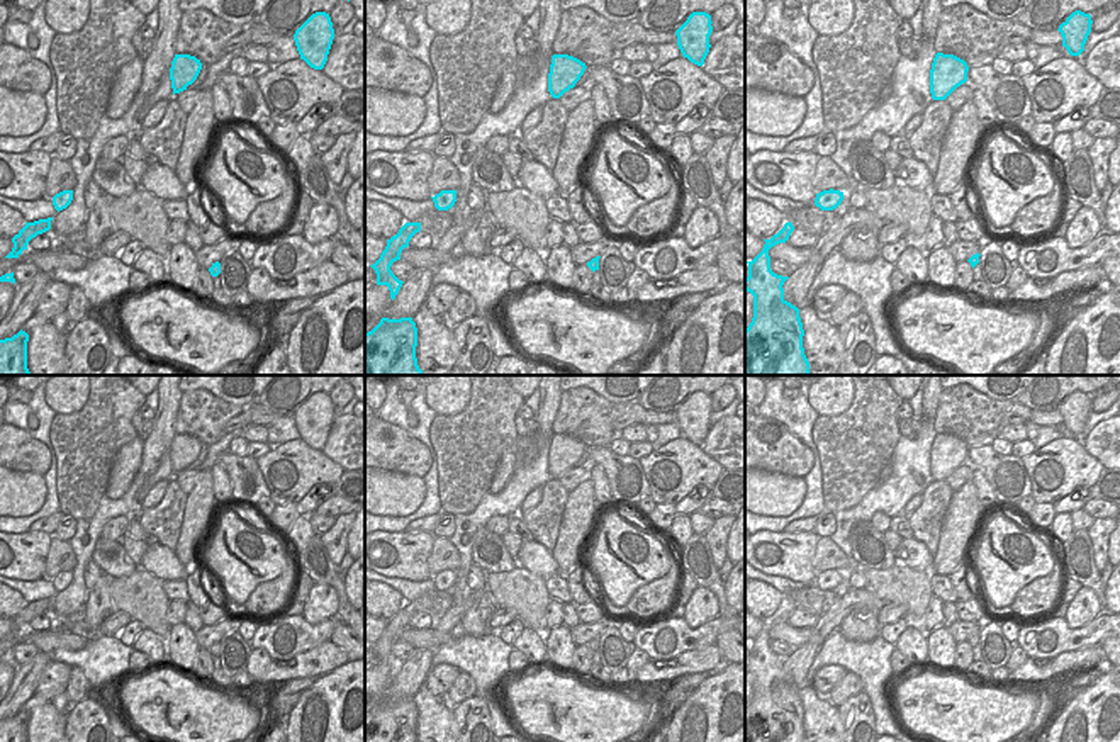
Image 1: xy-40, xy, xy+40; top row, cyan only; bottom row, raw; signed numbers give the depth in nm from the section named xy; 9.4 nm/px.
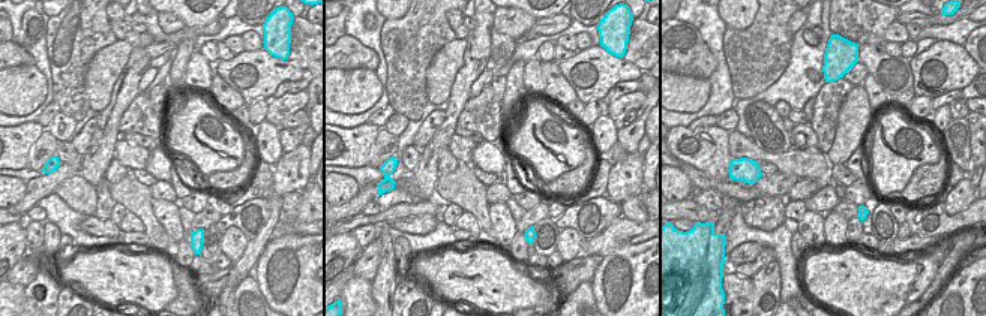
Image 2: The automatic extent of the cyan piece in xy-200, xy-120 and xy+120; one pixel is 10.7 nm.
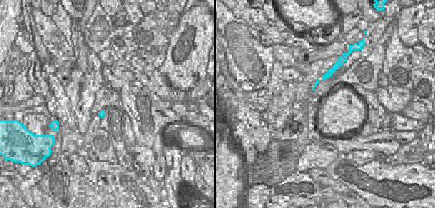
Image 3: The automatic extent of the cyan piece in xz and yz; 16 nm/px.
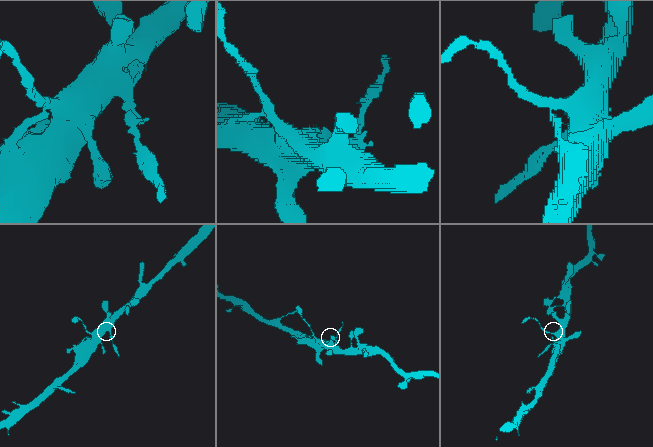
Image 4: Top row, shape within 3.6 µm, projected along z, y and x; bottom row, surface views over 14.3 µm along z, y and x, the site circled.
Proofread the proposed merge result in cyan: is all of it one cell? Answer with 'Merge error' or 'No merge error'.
Merge error.

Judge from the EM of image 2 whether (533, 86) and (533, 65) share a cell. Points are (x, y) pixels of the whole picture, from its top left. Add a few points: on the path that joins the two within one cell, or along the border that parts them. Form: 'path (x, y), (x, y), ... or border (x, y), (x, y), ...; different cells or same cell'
path (533, 81), (533, 69); same cell

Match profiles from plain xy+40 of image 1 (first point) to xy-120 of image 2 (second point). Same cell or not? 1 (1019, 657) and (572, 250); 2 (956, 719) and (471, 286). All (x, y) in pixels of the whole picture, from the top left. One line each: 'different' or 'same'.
1: same
2: same

